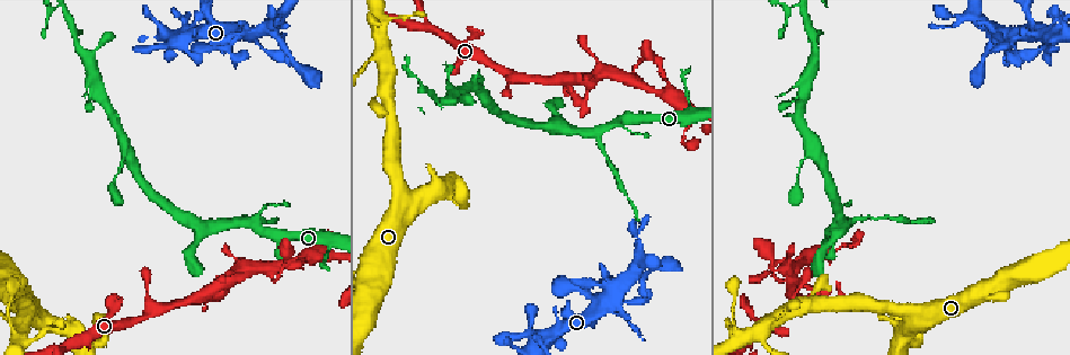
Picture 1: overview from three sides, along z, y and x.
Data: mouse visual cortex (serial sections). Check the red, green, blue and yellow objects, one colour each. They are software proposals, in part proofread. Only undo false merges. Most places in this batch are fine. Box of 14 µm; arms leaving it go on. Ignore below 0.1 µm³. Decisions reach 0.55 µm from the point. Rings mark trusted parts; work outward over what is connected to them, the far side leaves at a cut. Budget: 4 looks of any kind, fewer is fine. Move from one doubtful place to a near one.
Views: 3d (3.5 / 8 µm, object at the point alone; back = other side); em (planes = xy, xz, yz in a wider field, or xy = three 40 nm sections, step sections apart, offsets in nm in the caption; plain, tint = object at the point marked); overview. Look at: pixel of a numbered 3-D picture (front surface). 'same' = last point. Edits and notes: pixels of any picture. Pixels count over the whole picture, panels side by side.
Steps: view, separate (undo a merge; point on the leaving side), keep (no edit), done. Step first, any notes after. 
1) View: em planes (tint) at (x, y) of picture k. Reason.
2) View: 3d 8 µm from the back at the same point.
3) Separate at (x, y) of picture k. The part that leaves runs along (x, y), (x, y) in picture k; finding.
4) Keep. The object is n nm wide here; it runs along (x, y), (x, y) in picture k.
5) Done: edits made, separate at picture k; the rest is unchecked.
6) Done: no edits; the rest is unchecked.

View: 3d 8 µm at (1049, 40) of picture 1. Narrows sharply.

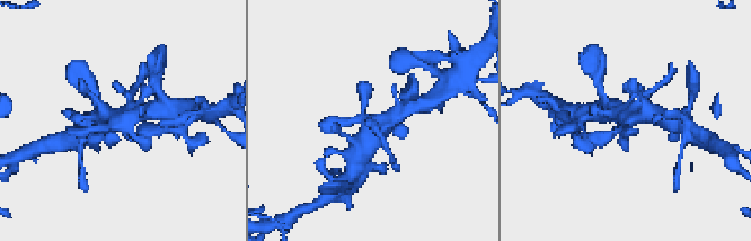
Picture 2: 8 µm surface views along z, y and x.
View: em planes (tint) at (381, 122) of picture 2.

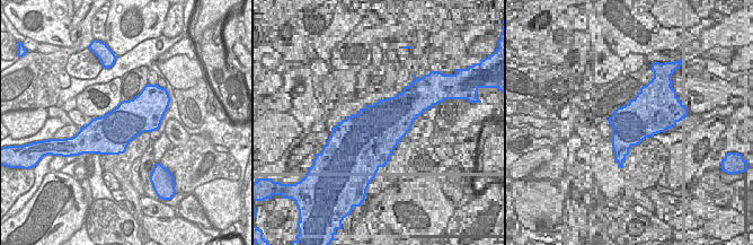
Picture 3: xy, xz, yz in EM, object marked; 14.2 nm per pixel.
Keep. It runs along (411, 106), (364, 142), (355, 142) in picture 2; all the same cell.

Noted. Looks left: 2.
View: 3d 3.5 µm from the back at (235, 221) of picture 1. Thick turns thin.

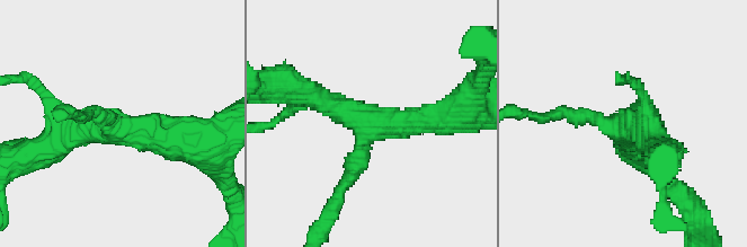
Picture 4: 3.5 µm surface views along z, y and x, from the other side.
View: em xy step 2 (tint) at (369, 124) of picture 4.

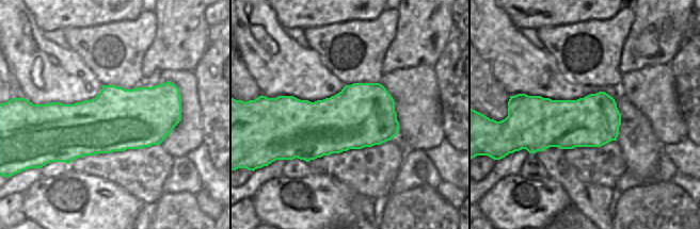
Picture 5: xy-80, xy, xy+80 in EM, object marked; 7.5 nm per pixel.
Keep. 3 arms meet here; it runs along (305, 90), (371, 123), (447, 120) in picture 4; all the same cell.

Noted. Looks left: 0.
Done: no edits; the rest is unchecked.

